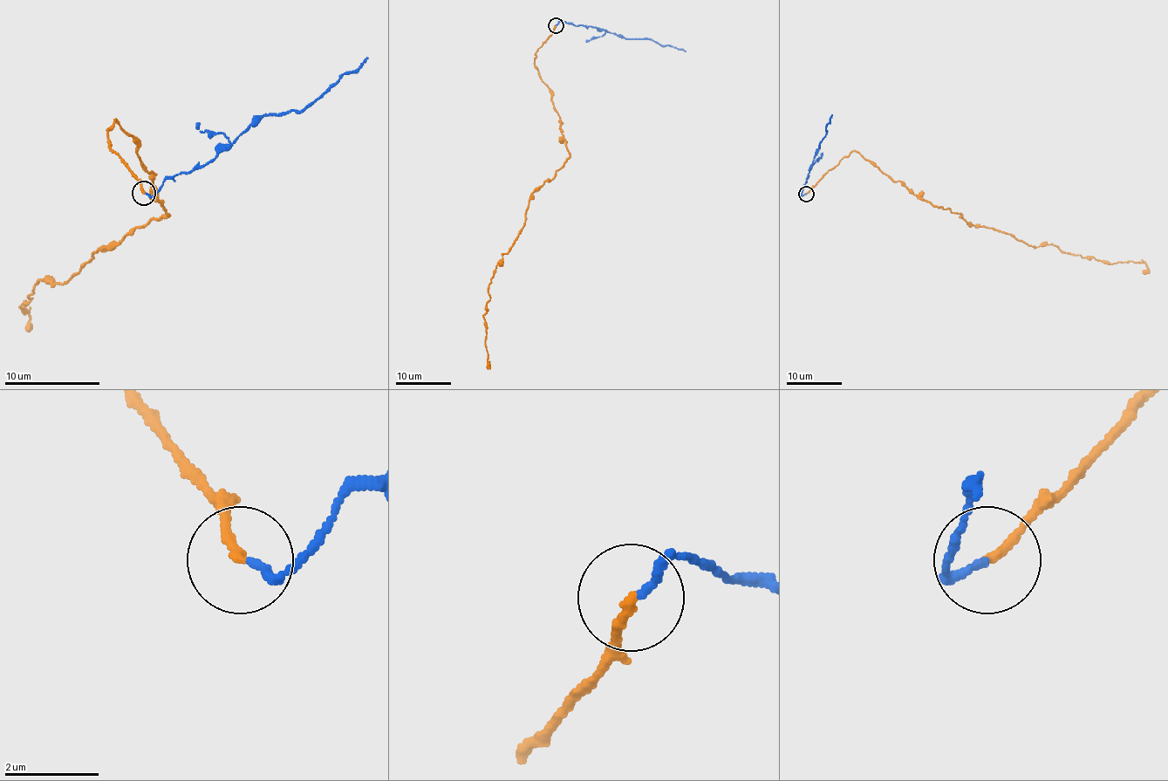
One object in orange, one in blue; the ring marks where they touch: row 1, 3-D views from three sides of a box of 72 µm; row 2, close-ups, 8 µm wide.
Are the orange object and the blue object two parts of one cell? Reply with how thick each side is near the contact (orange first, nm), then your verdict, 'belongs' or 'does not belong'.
calibres 200 and 160 nm; does not belong

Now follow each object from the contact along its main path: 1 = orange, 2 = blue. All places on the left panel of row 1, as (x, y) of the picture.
1: (145, 194), (111, 148), (116, 119), (168, 213), (104, 246), (68, 282), (42, 279), (21, 308), (28, 332)
2: (145, 194), (153, 194), (166, 179), (204, 167), (266, 115), (303, 110), (368, 58)

